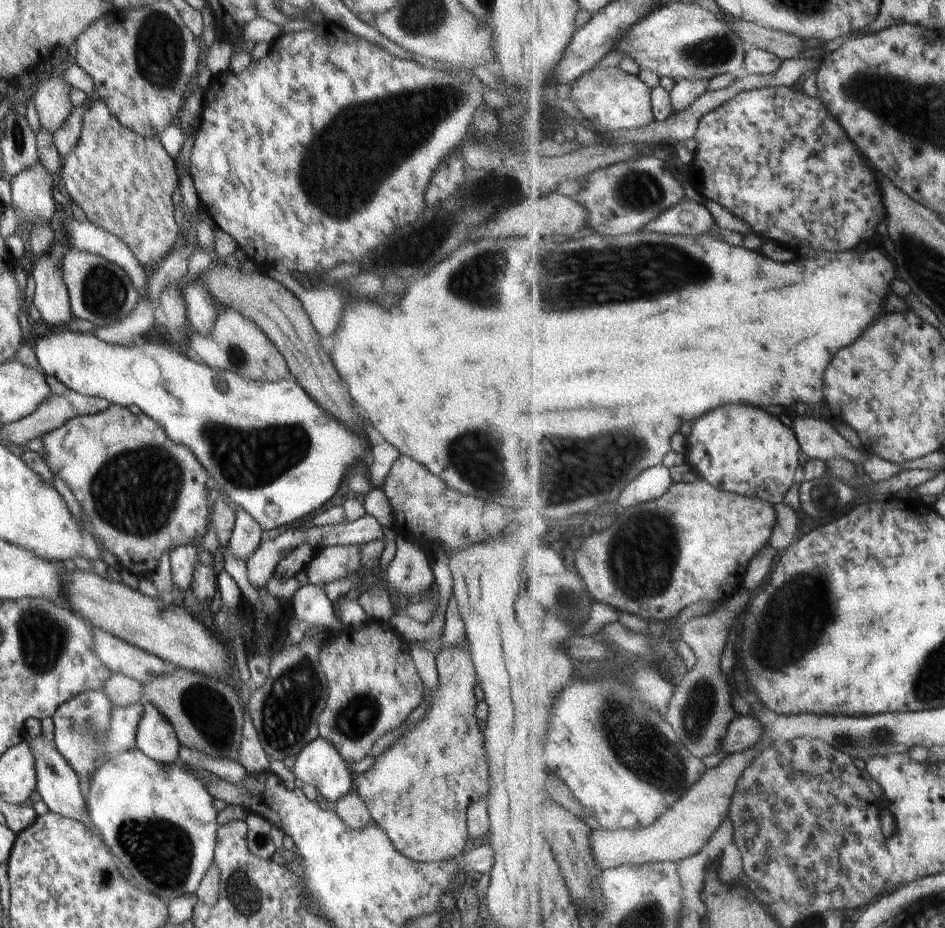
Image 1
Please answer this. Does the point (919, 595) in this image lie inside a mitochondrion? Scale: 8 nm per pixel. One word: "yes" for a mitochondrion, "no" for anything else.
no

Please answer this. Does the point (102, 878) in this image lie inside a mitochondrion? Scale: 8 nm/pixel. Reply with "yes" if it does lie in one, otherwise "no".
yes

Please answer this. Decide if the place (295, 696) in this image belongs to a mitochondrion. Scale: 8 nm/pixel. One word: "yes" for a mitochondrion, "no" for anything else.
yes

